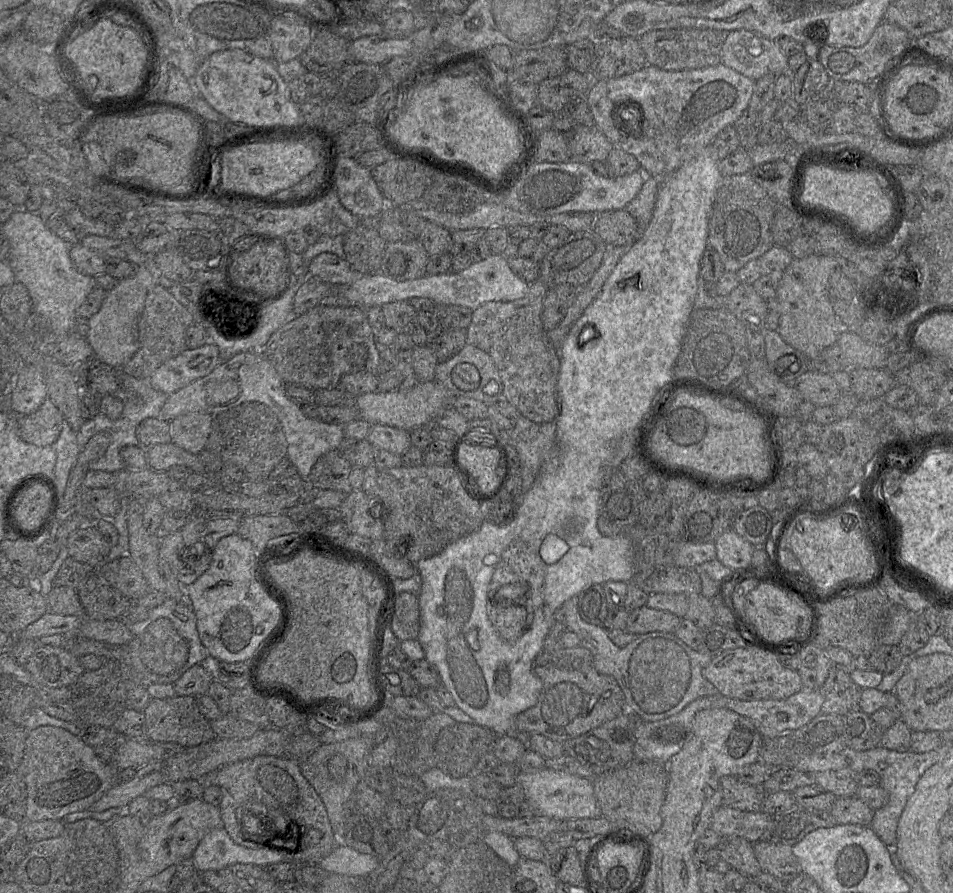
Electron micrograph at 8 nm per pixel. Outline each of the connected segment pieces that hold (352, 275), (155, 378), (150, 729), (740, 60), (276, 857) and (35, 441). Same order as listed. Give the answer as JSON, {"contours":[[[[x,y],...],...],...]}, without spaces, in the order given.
{"contours":[[[[322,252],[314,257],[309,263],[309,275],[318,277],[321,280],[333,285],[334,287],[346,287],[357,280],[361,275],[366,273],[359,273],[350,265],[350,263],[345,258],[340,258],[334,253],[331,252]]],[[[212,342],[196,348],[185,349],[177,356],[165,361],[149,378],[152,386],[171,395],[190,383],[210,374],[221,363],[219,348]]],[[[174,696],[171,698],[151,698],[144,709],[145,738],[152,742],[174,742],[188,748],[212,741],[216,734],[208,719],[200,712],[194,696]]],[[[743,29],[727,33],[721,62],[754,81],[767,74],[788,73],[788,57],[777,41]]],[[[223,826],[210,830],[199,842],[192,855],[198,873],[220,870],[234,864],[271,864],[293,861],[293,853],[286,850],[247,848],[235,843]]],[[[46,398],[36,412],[18,417],[18,433],[29,444],[39,447],[52,446],[60,436],[63,420],[60,410]]]]}

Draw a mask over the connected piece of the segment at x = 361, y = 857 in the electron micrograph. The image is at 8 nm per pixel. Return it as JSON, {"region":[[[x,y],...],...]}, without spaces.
{"region":[[[340,842],[332,852],[318,862],[330,874],[367,877],[379,865],[380,859]]]}

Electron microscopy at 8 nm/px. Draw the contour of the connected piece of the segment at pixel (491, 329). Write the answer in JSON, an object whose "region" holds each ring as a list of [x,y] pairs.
{"region":[[[540,281],[529,285],[525,297],[510,302],[486,302],[472,312],[472,320],[466,330],[466,344],[471,344],[492,358],[498,371],[510,348],[513,348],[524,335],[545,334],[541,321],[542,304],[548,288]]]}

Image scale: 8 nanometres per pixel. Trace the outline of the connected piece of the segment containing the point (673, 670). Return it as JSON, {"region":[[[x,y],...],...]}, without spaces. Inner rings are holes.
{"region":[[[577,595],[566,600],[555,611],[554,621],[564,624],[567,631],[577,634],[580,645],[592,653],[597,671],[615,678],[625,695],[626,709],[638,715],[642,721],[663,720],[676,715],[693,701],[717,693],[714,685],[704,677],[704,669],[712,660],[713,655],[689,647],[675,635],[675,632],[649,632],[637,636],[626,646],[619,647],[612,642],[605,627],[590,624],[581,618],[578,613],[577,602]]]}

